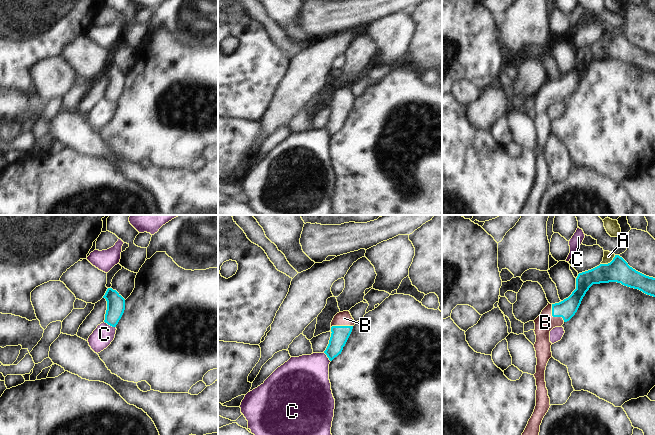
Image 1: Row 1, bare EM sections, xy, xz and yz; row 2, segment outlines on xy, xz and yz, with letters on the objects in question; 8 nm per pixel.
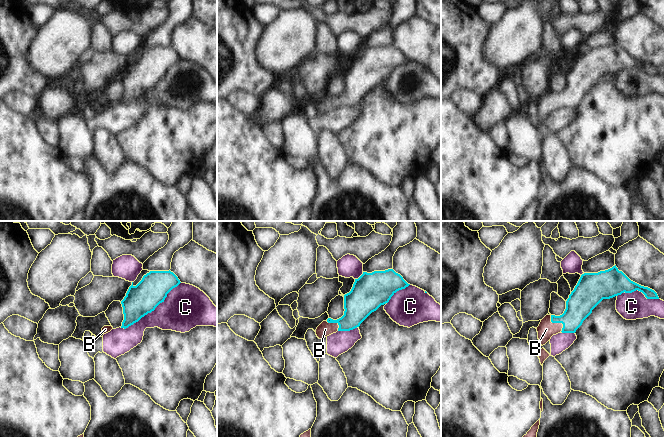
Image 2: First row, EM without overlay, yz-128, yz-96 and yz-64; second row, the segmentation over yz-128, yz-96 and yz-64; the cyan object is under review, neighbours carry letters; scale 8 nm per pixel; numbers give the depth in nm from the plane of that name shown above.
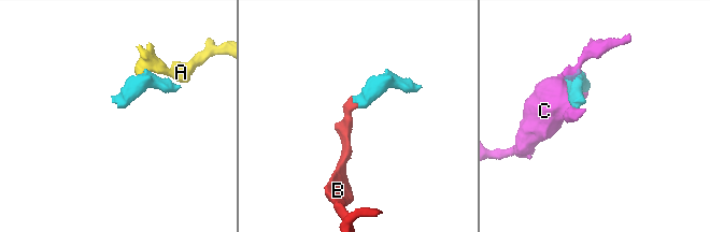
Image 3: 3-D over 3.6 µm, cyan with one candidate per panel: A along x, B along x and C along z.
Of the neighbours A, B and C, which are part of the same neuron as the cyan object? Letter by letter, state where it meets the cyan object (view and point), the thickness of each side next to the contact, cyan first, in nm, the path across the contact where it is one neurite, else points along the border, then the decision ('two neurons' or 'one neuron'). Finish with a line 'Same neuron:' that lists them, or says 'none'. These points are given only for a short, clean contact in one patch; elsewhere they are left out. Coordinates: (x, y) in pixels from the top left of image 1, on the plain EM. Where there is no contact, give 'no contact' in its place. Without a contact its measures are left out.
A: yz (608, 39) | 190/80 nm | along yz (615, 31), (609, 38), (601, 40) | two neurons
B: yz (553, 92) | 150/160 nm | across yz (567, 84), (553, 92), (545, 98) | one neuron
C: xy (110, 101) | 140/170 nm | two neurons
Same neuron: B

